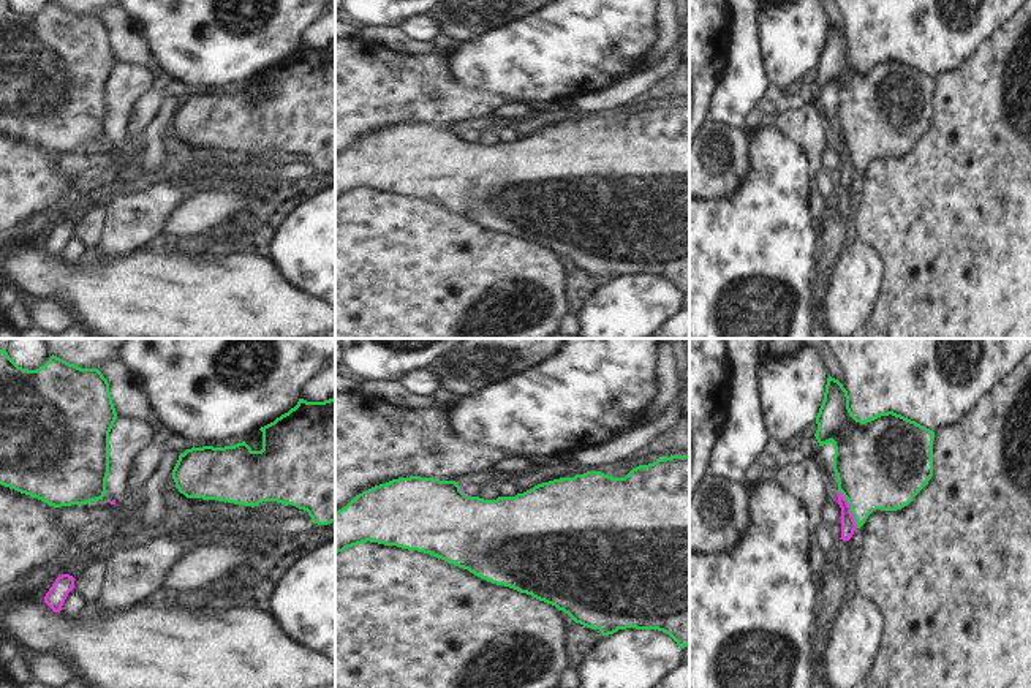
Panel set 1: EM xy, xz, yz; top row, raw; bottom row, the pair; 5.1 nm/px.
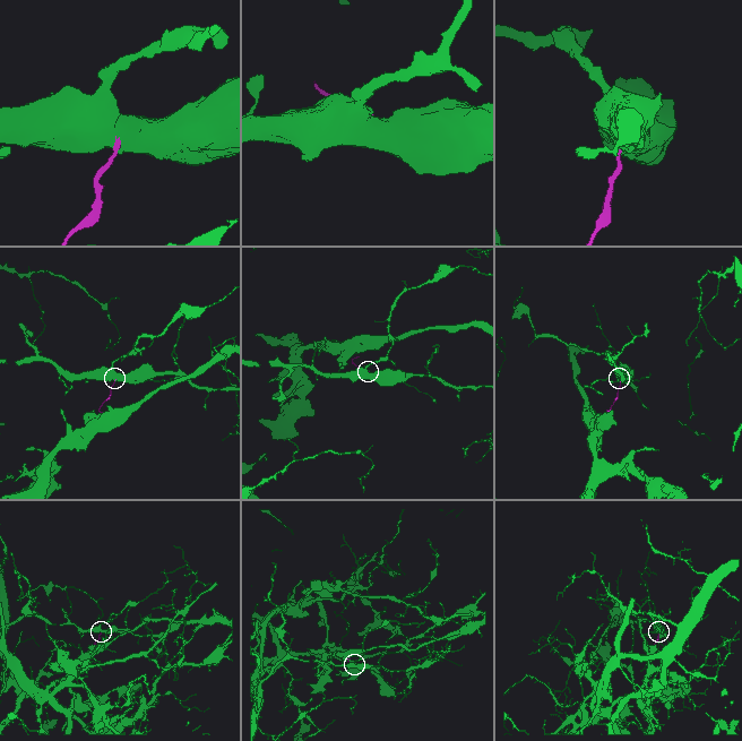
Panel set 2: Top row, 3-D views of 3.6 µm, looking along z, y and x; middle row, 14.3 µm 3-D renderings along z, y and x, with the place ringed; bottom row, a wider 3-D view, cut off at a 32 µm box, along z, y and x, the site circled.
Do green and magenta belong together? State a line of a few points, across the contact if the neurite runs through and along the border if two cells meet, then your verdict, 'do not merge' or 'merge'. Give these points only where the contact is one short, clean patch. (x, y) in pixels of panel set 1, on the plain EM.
yz (837, 136), (846, 146), (857, 173) | do not merge

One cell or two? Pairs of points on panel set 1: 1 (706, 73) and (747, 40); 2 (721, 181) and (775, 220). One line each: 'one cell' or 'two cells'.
1: two cells
2: two cells

